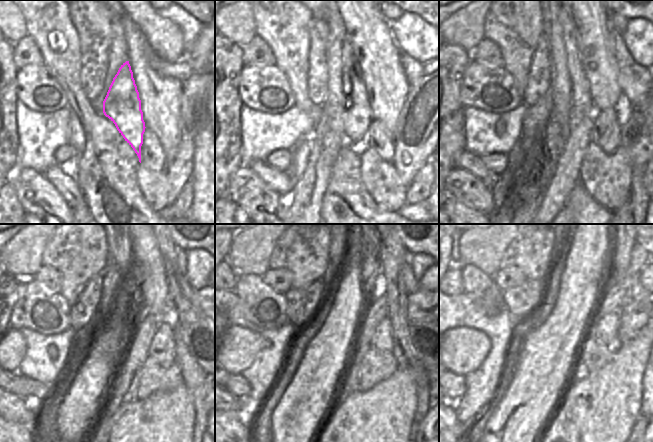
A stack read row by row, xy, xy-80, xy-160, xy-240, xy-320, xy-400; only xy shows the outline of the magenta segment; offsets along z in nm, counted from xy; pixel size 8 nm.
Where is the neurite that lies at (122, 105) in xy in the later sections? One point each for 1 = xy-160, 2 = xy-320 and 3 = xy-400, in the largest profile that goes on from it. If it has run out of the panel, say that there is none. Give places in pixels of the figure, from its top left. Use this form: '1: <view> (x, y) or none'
1: xy-160 (582, 105)
2: xy-320 (339, 244)
3: xy-400 (561, 244)

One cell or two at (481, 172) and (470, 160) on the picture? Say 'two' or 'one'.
one

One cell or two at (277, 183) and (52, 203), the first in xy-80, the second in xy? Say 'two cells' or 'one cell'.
two cells

